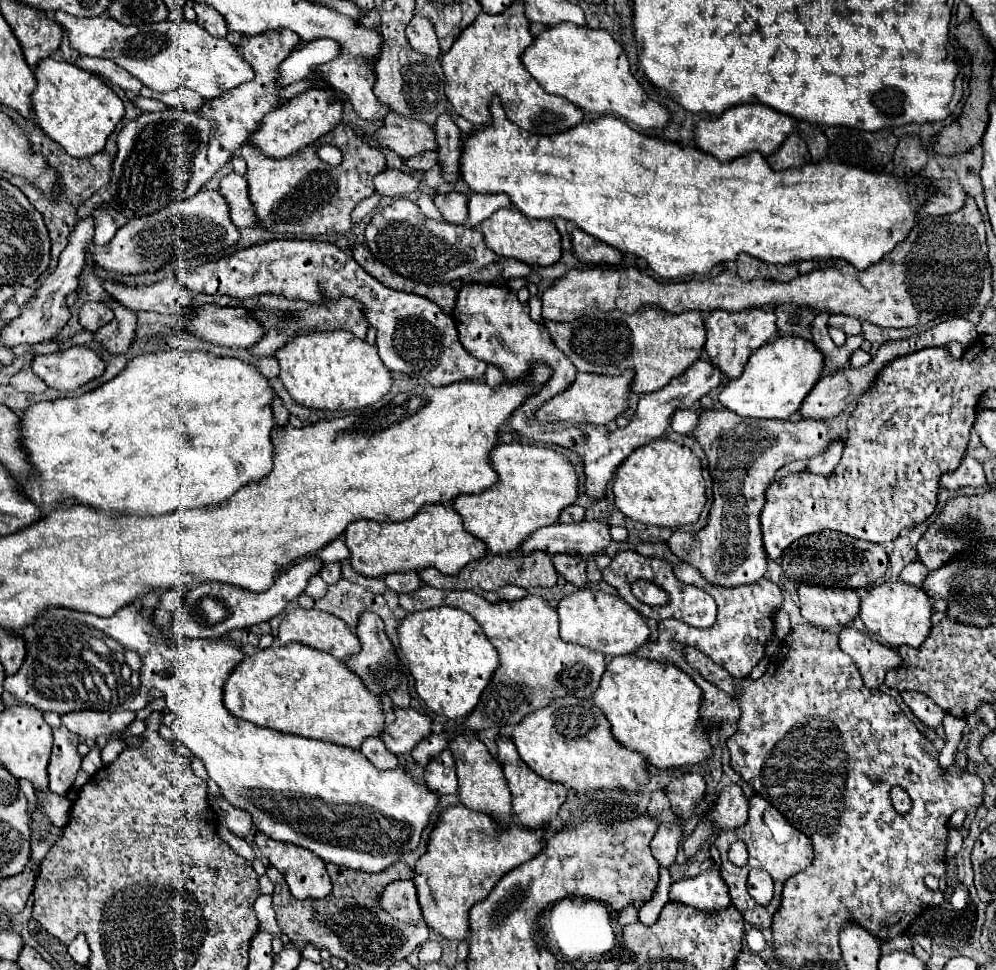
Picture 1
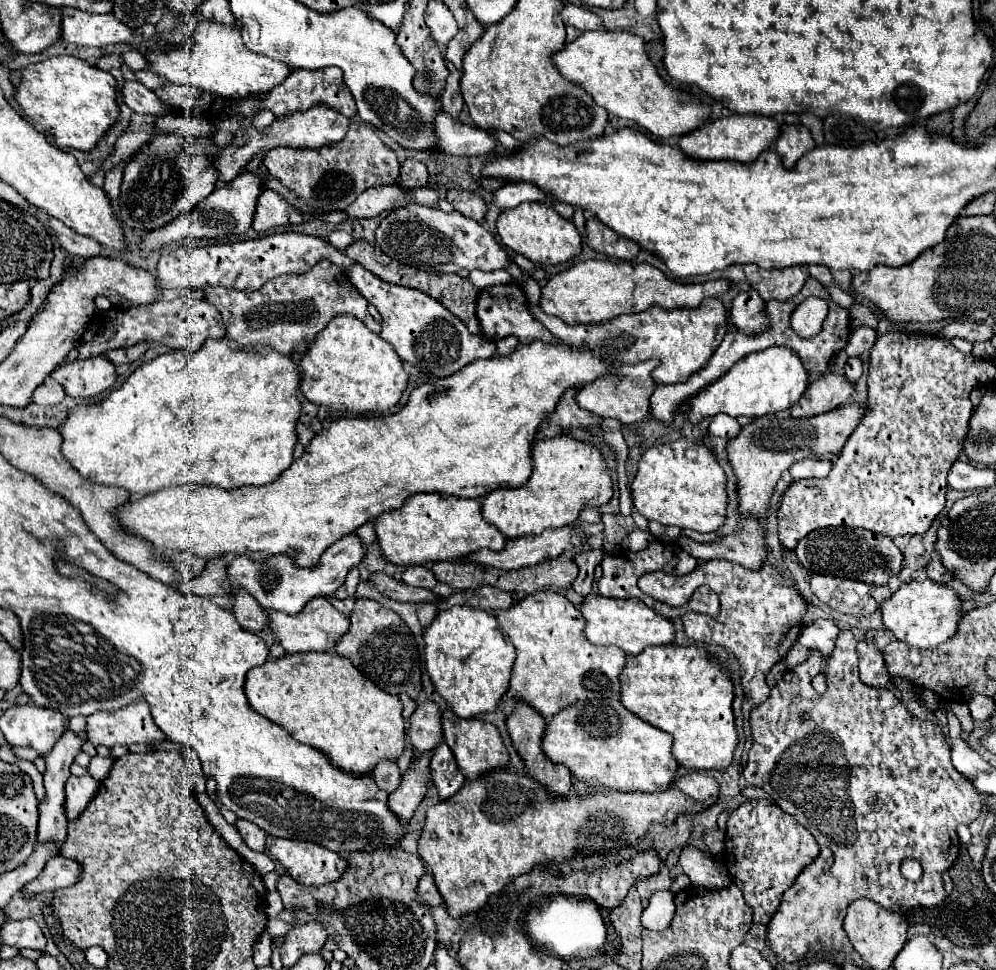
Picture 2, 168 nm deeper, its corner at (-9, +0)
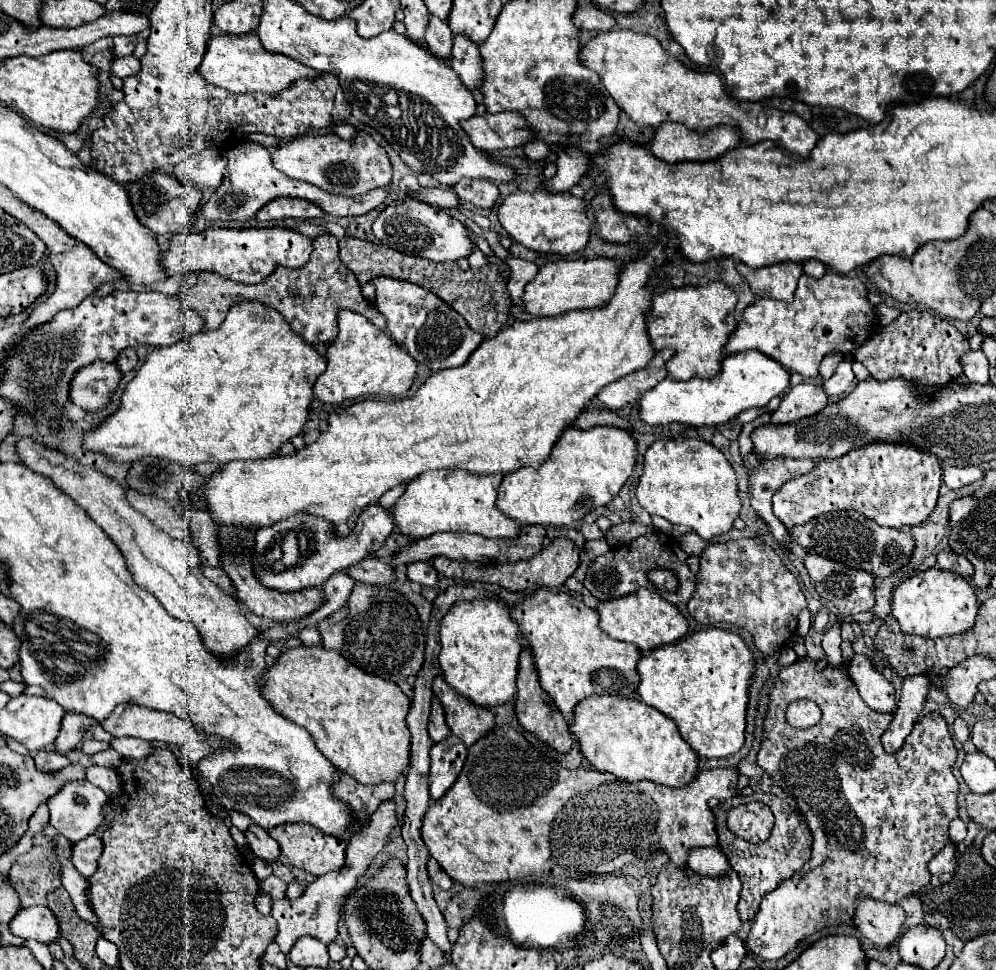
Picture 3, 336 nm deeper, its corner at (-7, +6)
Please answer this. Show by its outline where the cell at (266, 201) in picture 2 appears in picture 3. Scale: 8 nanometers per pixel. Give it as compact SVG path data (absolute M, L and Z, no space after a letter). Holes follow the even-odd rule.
M278 197L274 201L270 201L268 205L264 205L264 209L260 209L260 213L256 215L258 221L274 221L274 219L288 219L288 217L296 217L296 219L322 219L326 213L316 207L310 201L304 199L294 199L294 197Z

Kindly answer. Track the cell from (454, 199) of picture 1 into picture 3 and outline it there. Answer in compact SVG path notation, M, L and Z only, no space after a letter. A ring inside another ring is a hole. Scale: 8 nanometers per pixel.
M464 179L454 185L454 191L458 193L460 201L470 203L474 207L494 207L500 195L498 187L488 179Z

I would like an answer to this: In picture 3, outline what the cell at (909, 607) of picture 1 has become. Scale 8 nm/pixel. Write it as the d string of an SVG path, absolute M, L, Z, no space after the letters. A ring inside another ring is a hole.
M926 569L912 579L906 579L898 585L892 597L892 615L898 619L900 629L910 635L922 635L930 639L958 635L970 629L978 615L976 589L958 573L946 569Z

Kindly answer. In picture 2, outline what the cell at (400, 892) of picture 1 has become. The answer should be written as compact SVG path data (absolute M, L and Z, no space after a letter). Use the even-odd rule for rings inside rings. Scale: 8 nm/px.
M424 875L424 877L420 879L416 891L418 891L418 899L420 899L420 903L424 903L424 905L428 905L428 907L442 905L442 897L440 897L436 885L434 885L432 875Z

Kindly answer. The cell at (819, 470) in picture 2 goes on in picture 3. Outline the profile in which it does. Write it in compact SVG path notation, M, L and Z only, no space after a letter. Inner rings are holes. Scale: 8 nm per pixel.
M780 457L780 459L764 459L760 461L758 467L754 467L748 473L748 489L750 489L750 503L754 511L770 525L772 535L776 537L778 543L784 547L796 545L792 541L790 531L784 527L784 523L772 513L772 495L792 477L804 475L814 467L814 461L810 459L790 459L790 457Z

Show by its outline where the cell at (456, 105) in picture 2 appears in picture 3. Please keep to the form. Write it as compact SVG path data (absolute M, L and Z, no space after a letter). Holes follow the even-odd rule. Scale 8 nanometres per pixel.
M430 15L428 29L424 33L426 43L430 45L430 51L444 63L452 61L452 31L446 21L440 21L438 17Z

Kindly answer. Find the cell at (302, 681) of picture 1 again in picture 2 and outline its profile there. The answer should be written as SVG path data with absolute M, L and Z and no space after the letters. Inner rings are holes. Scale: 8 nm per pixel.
M292 653L248 671L244 693L250 707L284 727L296 741L324 751L352 775L372 773L380 759L398 759L406 747L402 703L384 693L338 653Z

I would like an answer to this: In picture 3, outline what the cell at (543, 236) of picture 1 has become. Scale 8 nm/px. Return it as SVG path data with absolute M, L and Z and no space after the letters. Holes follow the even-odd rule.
M516 191L508 195L498 207L498 221L508 235L538 253L560 253L570 255L586 247L592 219L586 215L586 201L572 193L548 193L548 191Z

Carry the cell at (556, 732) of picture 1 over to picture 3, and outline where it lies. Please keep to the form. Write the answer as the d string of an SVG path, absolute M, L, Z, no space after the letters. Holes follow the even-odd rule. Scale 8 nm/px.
M612 695L586 697L574 711L570 731L596 771L608 771L626 781L648 779L668 787L684 787L696 779L700 761L696 751L686 745L670 717L642 701Z

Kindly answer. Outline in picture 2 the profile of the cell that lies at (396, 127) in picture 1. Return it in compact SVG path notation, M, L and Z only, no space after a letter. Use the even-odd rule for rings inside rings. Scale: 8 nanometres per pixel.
M444 113L434 117L434 133L438 135L438 151L446 155L486 155L492 153L496 145L488 131L474 125L462 125L458 119Z

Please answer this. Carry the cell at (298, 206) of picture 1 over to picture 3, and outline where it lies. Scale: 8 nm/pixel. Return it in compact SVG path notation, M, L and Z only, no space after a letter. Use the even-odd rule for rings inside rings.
M358 131L356 139L344 141L336 133L326 135L300 135L272 153L274 167L284 175L312 183L334 195L364 195L378 187L388 187L392 181L392 165L388 153L366 133Z

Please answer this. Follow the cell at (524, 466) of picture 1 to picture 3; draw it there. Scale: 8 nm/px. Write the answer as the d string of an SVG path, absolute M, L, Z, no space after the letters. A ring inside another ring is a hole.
M598 425L582 431L582 429L566 427L558 443L554 445L550 457L538 469L524 467L518 469L516 473L504 475L504 481L498 489L498 509L526 525L556 525L556 527L570 525L572 521L578 521L590 511L604 507L620 493L622 485L628 481L628 477L634 471L636 451L638 451L636 439L626 429Z

